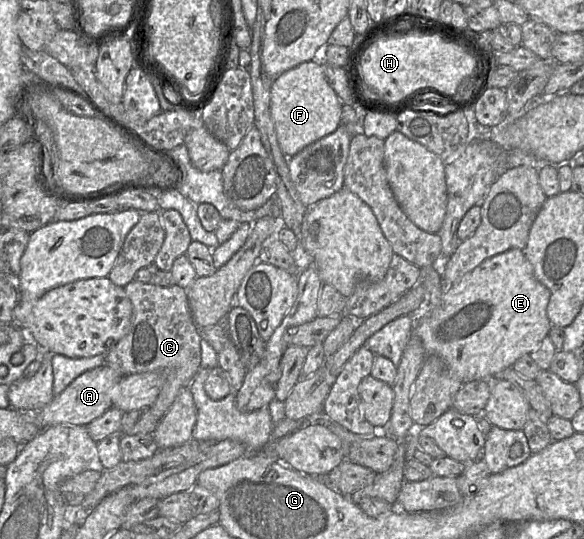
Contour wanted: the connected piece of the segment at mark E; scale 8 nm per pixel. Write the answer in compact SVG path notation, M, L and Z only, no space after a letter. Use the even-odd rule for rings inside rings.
M513 248L484 260L457 283L445 286L439 308L418 312L415 334L421 339L427 355L442 358L462 383L492 378L512 367L524 354L538 349L542 340L549 335L552 327L547 315L550 295L550 290L535 277L533 266L524 251Z

